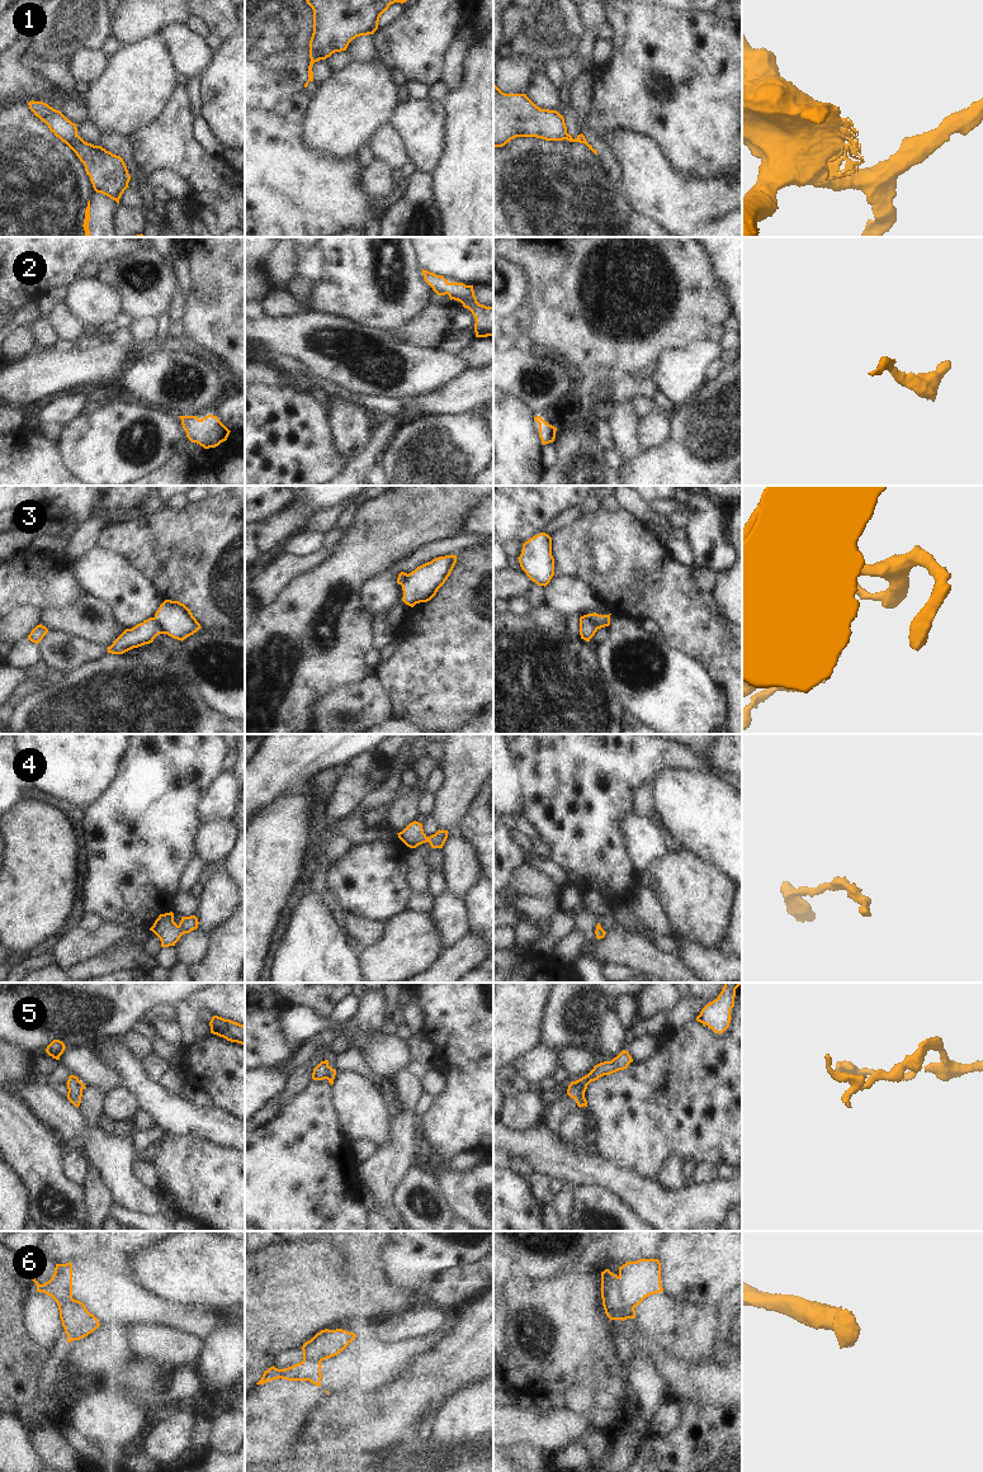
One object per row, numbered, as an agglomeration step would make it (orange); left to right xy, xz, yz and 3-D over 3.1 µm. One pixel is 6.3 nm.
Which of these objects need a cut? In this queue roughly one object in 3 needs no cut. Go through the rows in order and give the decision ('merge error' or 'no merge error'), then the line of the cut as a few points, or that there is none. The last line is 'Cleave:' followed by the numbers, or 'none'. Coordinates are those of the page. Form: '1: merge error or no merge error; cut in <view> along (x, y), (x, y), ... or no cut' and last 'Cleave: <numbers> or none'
1: merge error; cut in xz along (310, 53), (318, 60)
2: no merge error; no cut
3: merge error; cut in xy along (154, 618), (164, 633)
4: no merge error; no cut
5: merge error; cut in xz along (327, 1065), (325, 1078)
6: merge error; cut in yz along (618, 1277), (620, 1296), (633, 1309)
Cleave: 1, 3, 5, 6

